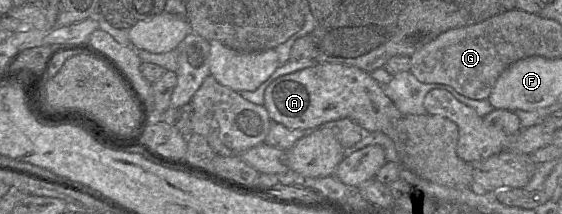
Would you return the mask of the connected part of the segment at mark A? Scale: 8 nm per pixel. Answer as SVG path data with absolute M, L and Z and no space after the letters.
M319 63L275 79L264 93L265 103L272 121L289 129L312 131L326 122L349 118L358 123L366 132L382 132L394 143L398 153L398 162L402 168L413 172L426 183L437 187L452 189L468 189L473 183L471 163L465 162L457 154L459 139L458 126L451 120L438 115L411 115L401 113L383 91L383 87L375 81L369 72L354 66L338 63Z

